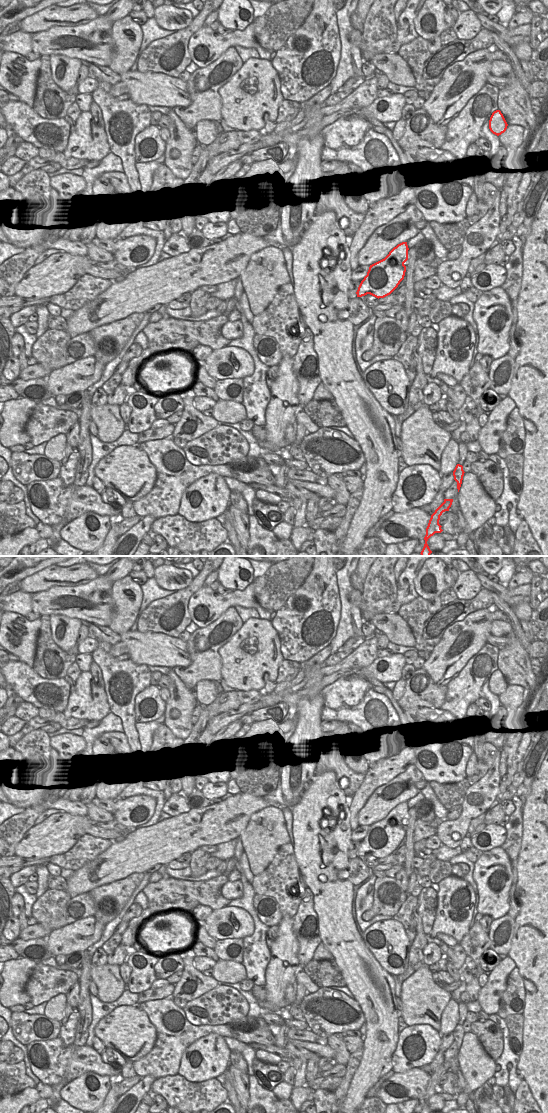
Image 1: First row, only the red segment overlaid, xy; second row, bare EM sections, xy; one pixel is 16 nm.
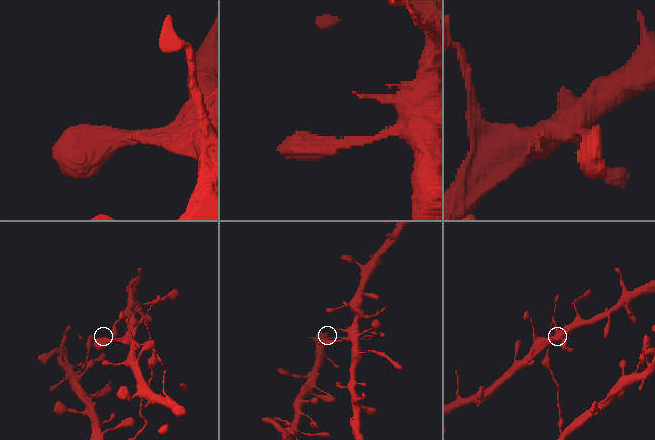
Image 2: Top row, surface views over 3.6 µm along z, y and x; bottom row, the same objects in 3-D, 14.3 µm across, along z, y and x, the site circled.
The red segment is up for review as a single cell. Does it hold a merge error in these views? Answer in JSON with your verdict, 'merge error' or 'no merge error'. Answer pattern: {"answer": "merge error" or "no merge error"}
{"answer": "merge error"}

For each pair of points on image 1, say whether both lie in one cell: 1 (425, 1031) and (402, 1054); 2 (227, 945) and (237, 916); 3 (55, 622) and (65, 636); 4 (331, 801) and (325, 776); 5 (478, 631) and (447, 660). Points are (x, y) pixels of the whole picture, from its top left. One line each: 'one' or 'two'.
1: one
2: two
3: one
4: one
5: one

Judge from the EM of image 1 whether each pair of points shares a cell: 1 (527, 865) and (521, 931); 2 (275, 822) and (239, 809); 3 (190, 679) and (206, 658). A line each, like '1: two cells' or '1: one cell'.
1: one cell
2: two cells
3: one cell

